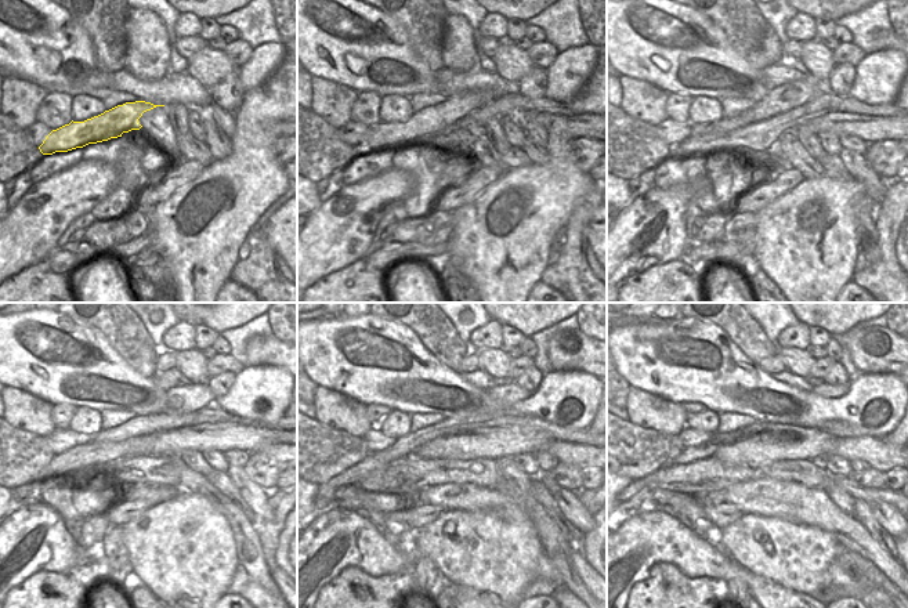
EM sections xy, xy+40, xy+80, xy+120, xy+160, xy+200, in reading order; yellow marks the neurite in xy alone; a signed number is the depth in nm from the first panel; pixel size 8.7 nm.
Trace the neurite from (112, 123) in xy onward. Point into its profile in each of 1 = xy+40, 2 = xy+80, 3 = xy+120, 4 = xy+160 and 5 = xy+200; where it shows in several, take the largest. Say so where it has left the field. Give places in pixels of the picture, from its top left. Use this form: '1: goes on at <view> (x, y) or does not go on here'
1: goes on at xy+40 (431, 119)
2: goes on at xy+80 (798, 93)
3: goes on at xy+120 (180, 401)
4: goes on at xy+160 (499, 397)
5: goes on at xy+200 (824, 390)

